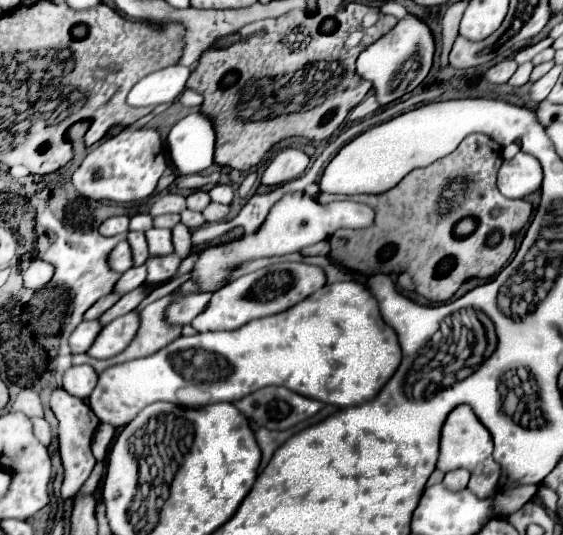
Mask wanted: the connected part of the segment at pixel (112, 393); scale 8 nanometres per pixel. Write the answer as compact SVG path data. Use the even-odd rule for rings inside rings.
M334 282L326 284L310 298L298 302L298 306L286 310L286 314L258 318L232 332L204 332L194 334L192 338L178 338L158 354L112 366L100 374L98 384L88 400L100 422L108 422L114 428L126 426L142 408L152 402L166 400L178 404L178 390L182 388L198 388L210 396L210 402L234 402L264 386L284 386L306 398L344 408L372 400L392 378L400 358L402 354L396 332L384 324L378 312L378 304L368 288L360 282ZM214 362L224 362L224 368L202 366Z

